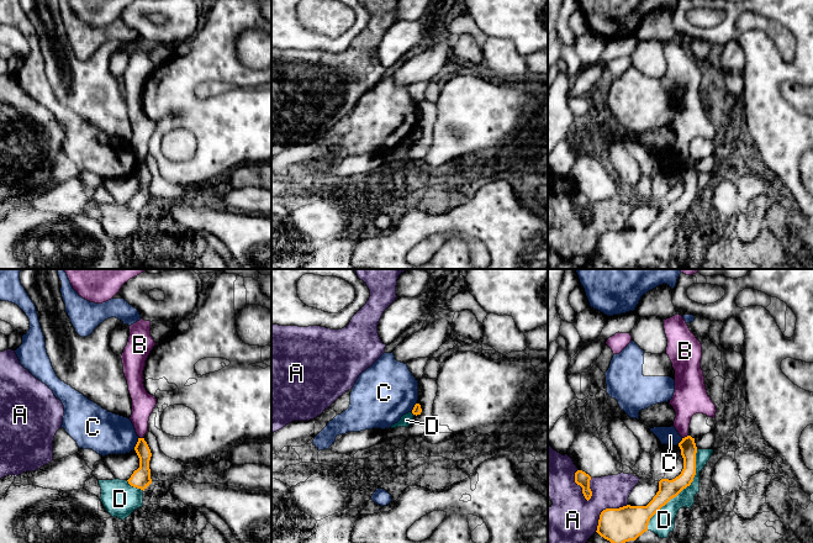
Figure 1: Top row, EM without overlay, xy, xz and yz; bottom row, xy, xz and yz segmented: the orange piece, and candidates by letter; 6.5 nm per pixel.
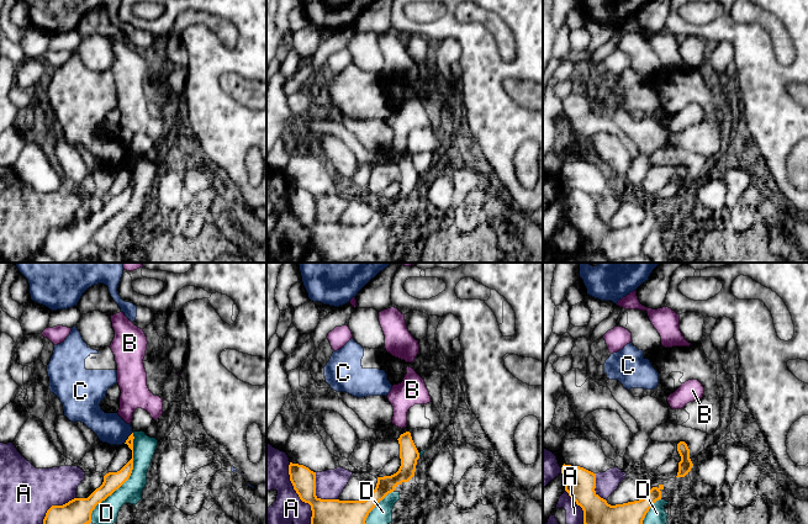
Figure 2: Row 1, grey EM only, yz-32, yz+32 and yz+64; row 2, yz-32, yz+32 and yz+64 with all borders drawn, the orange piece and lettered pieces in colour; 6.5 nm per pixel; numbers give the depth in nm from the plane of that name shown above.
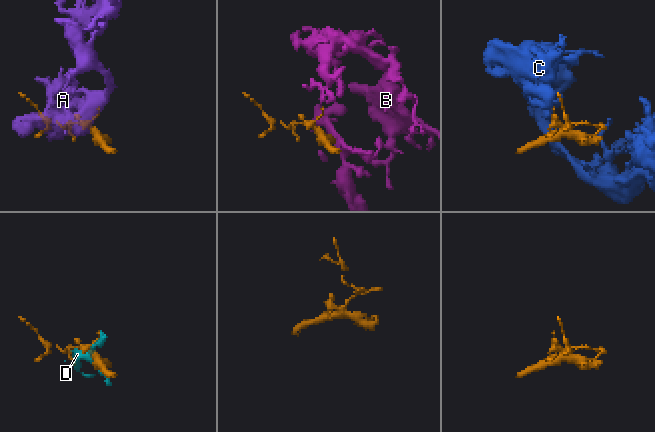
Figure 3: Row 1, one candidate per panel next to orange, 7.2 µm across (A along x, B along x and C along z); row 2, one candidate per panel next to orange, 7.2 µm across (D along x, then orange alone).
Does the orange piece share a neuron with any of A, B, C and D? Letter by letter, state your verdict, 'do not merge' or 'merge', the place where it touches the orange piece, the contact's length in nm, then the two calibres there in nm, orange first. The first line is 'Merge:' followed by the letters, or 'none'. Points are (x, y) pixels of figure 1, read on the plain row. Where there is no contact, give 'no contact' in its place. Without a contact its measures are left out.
Merge: none
A: do not merge | yz (579, 207) | 220 nm | 90/320 nm
B: do not merge | yz (685, 161) | 50 nm | 110/220 nm
C: do not merge | xy (137, 167) | 90 nm | 130/280 nm
D: do not merge | yz (682, 212) | 650 nm | 130/150 nm

